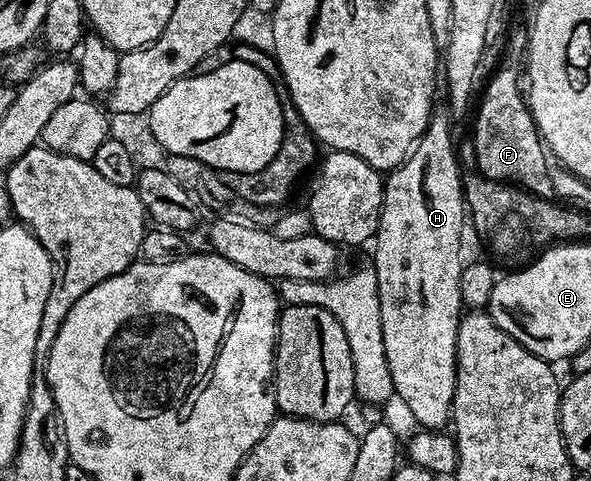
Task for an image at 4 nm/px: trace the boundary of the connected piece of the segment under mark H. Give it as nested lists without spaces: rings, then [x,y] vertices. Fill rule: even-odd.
[[[432,113],[431,122],[427,131],[419,137],[414,150],[407,155],[396,170],[386,175],[383,183],[383,207],[379,217],[379,230],[375,233],[373,247],[375,246],[375,262],[373,269],[377,276],[377,288],[381,300],[381,336],[385,336],[385,360],[389,360],[389,376],[393,376],[393,388],[397,398],[407,405],[407,410],[419,421],[418,425],[425,430],[442,431],[443,425],[448,425],[451,416],[451,401],[455,399],[455,345],[457,344],[457,328],[461,311],[464,309],[461,296],[461,274],[463,267],[458,255],[458,246],[462,244],[465,224],[465,206],[463,210],[463,178],[459,175],[459,162],[455,159],[455,142],[451,139],[452,119],[446,113]]]

